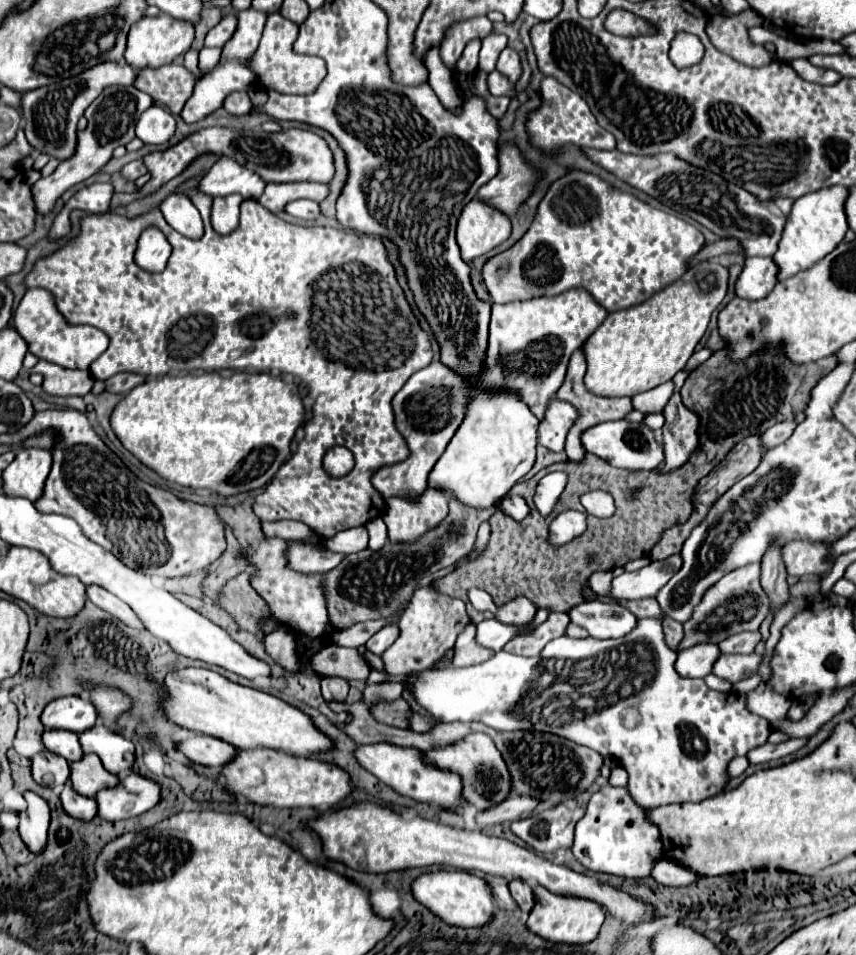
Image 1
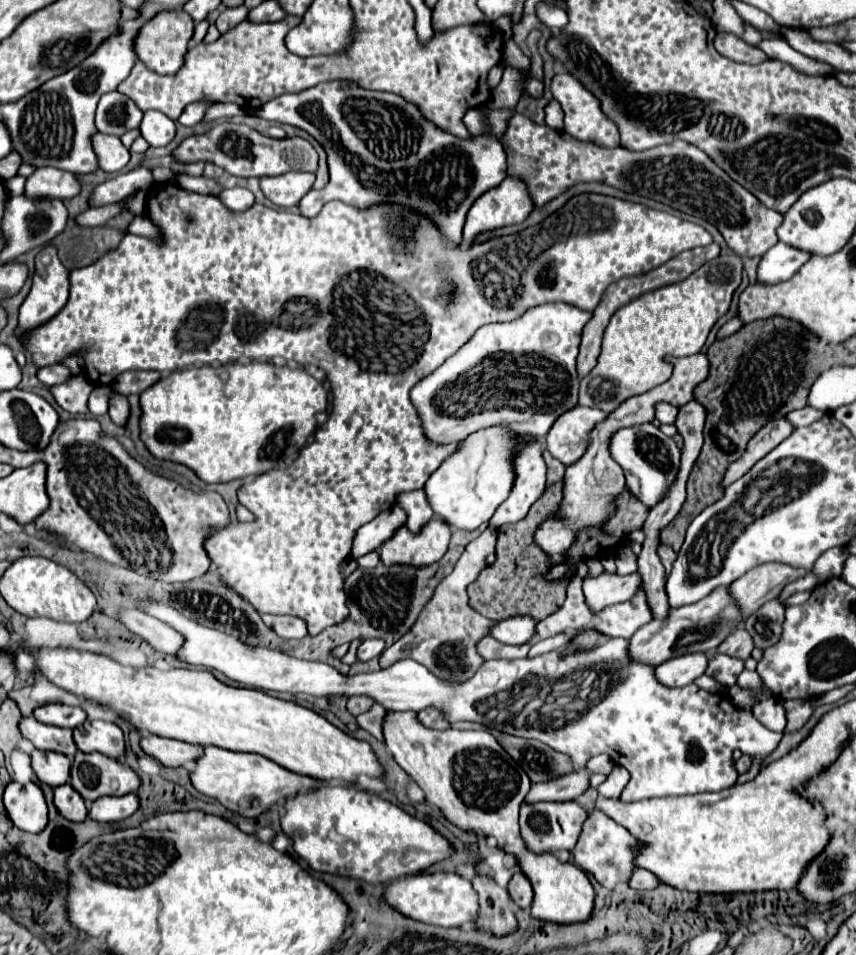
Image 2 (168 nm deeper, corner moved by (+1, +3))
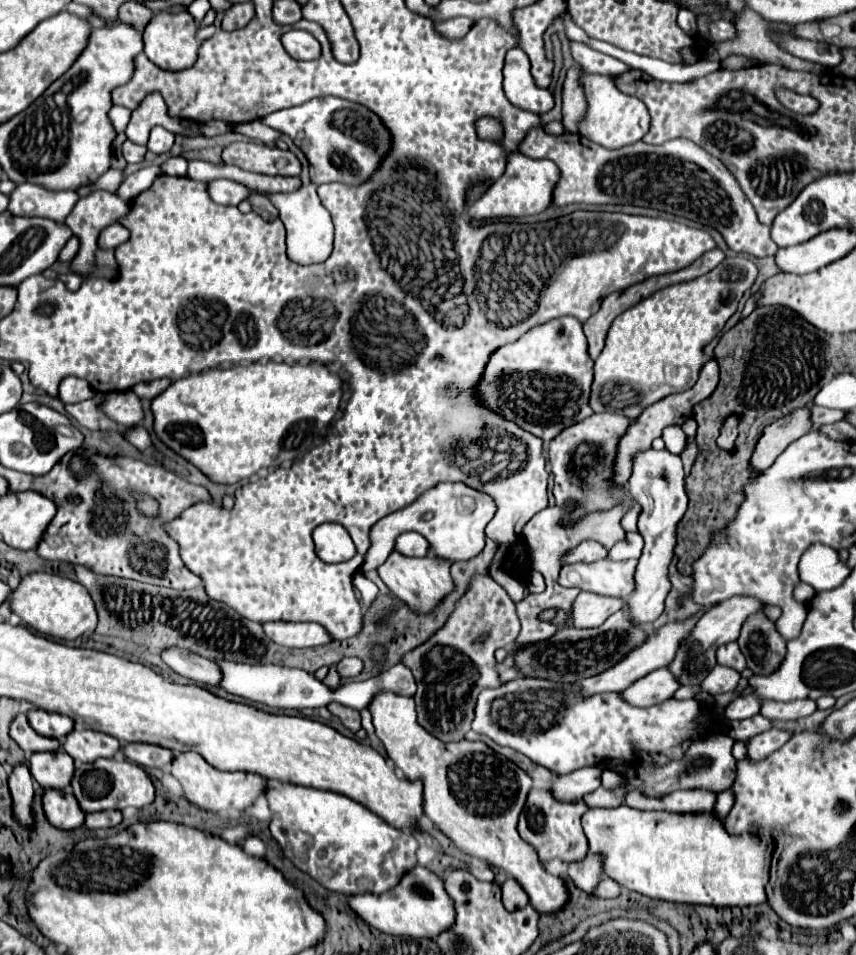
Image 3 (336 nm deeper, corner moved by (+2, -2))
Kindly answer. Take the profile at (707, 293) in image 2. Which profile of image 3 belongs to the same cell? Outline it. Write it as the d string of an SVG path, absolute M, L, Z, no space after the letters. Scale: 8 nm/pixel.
M725 258L705 276L667 286L619 314L607 332L601 356L595 360L589 398L593 412L617 412L637 418L653 402L691 388L701 364L707 362L703 348L735 314L741 296L755 278L757 266L749 258Z

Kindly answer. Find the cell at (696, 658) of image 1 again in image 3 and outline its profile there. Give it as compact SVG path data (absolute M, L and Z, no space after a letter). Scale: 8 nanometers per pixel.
M659 668L623 690L623 698L635 706L653 706L671 698L679 686L679 680L667 668Z

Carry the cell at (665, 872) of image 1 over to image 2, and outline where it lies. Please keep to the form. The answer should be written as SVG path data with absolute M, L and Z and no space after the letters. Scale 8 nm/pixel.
M636 869L628 879L628 887L632 889L654 889L656 885L658 885L658 879L654 879L650 871L642 871L642 869Z

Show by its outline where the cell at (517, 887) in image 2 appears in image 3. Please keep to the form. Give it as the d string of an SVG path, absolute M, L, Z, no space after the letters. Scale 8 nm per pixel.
M507 878L505 884L501 886L501 890L503 890L503 904L511 912L519 910L519 908L525 908L529 904L529 896L521 888L521 884L517 884L517 880Z

